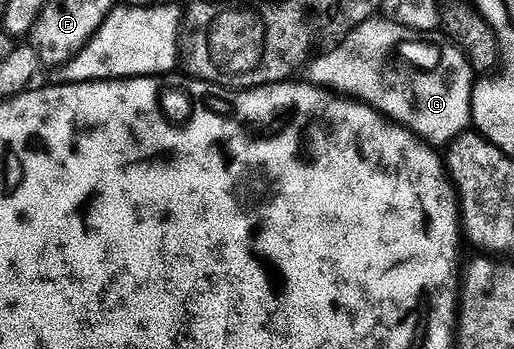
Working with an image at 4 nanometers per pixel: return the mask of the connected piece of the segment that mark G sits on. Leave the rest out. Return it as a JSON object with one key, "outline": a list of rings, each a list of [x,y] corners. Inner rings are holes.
{"outline":[[[381,18],[369,19],[362,27],[344,36],[334,51],[319,56],[317,60],[314,58],[307,67],[308,82],[314,88],[329,93],[341,91],[353,99],[361,95],[370,97],[373,99],[374,112],[383,107],[384,117],[397,127],[412,133],[430,148],[444,148],[470,130],[473,122],[475,70],[460,46],[449,45],[453,47],[445,47],[442,51],[429,43],[420,47],[413,43],[414,32],[392,18]],[[421,65],[433,67],[433,71]],[[416,68],[419,77],[415,83],[411,83],[411,93],[407,91],[405,95],[395,91],[395,83],[403,77],[403,69]]]}

